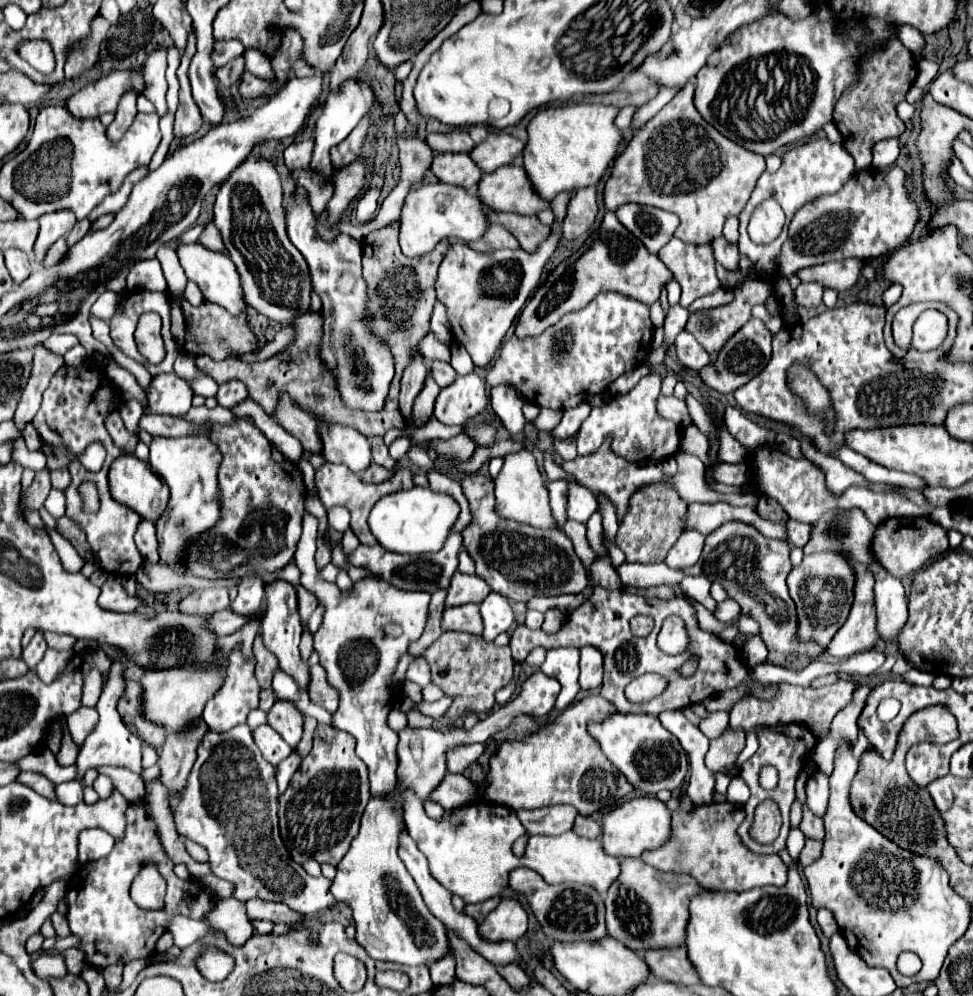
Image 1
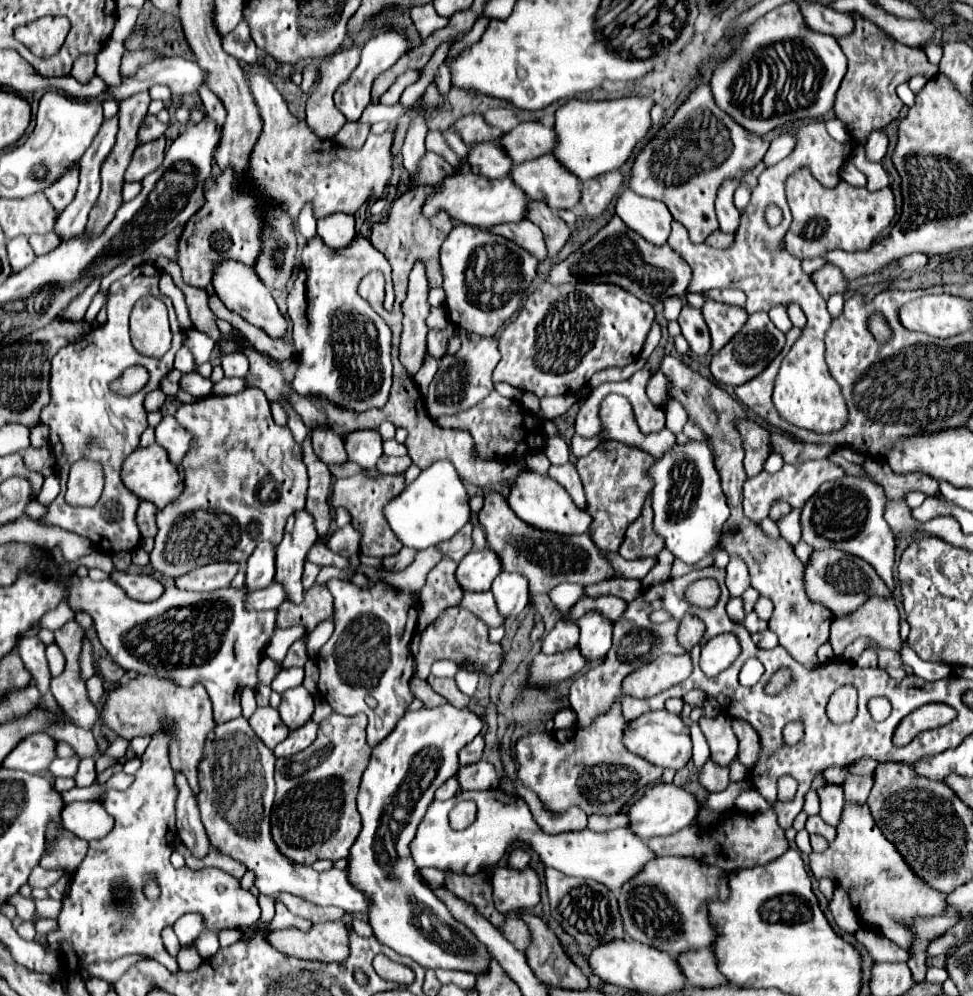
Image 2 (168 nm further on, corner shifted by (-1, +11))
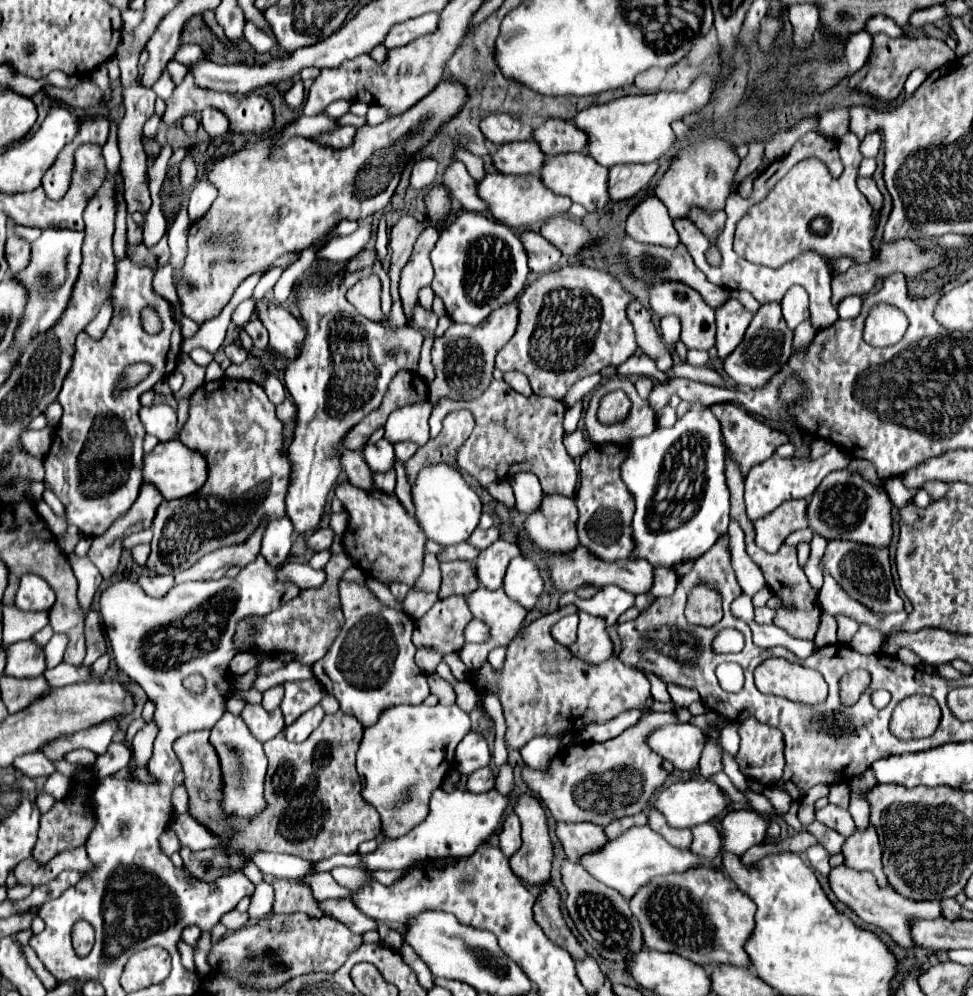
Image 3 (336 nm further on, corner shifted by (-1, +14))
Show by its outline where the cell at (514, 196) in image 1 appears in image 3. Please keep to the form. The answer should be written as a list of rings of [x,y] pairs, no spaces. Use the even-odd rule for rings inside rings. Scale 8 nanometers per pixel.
[[[573,152],[573,154],[565,154],[565,156],[551,156],[545,162],[545,168],[541,170],[541,178],[545,180],[545,186],[547,188],[551,188],[557,194],[569,196],[573,202],[579,202],[589,212],[603,210],[611,202],[609,190],[607,190],[609,168],[597,164],[597,160],[591,158],[585,152],[577,152],[577,154]]]

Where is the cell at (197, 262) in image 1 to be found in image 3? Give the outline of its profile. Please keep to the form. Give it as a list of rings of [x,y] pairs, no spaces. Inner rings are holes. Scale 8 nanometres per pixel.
[[[265,300],[257,302],[257,314],[269,330],[269,344],[281,352],[287,362],[297,360],[305,342],[305,326],[283,306]]]

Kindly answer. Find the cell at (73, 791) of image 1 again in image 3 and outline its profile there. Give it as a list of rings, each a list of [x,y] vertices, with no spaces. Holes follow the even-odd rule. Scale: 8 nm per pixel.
[[[53,772],[43,784],[43,790],[47,794],[51,794],[55,800],[63,800],[69,794],[69,788],[71,788],[71,778],[67,778],[59,772]]]

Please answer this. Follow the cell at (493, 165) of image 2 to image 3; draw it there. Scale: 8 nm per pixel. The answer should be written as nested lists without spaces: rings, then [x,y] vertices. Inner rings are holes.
[[[535,140],[505,144],[493,154],[493,164],[503,174],[537,174],[545,160],[547,156]]]

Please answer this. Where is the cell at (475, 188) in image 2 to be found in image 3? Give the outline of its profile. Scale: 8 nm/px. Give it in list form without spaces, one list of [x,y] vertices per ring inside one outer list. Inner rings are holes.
[[[487,174],[479,182],[481,198],[489,204],[489,210],[495,220],[509,228],[521,228],[521,226],[537,226],[549,220],[555,214],[563,214],[573,204],[567,196],[551,192],[541,176],[505,176],[505,174]]]

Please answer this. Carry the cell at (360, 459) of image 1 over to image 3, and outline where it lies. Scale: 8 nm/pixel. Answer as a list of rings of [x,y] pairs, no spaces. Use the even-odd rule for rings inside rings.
[[[381,438],[375,446],[365,446],[365,460],[373,472],[389,472],[395,464],[395,450],[393,444]]]

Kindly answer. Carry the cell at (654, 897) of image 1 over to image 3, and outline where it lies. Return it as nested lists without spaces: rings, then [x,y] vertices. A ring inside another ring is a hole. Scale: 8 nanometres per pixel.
[[[693,868],[693,872],[657,876],[631,898],[631,912],[645,932],[645,946],[679,954],[701,966],[731,964],[751,968],[745,942],[755,928],[755,902],[723,872]]]

